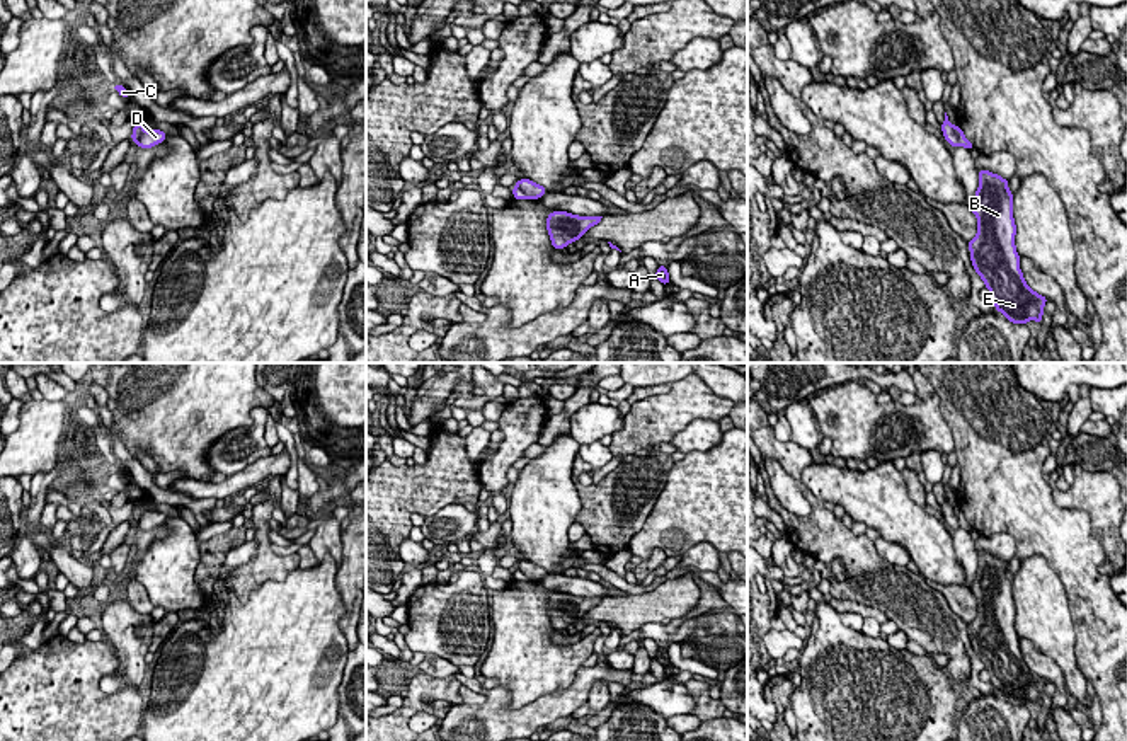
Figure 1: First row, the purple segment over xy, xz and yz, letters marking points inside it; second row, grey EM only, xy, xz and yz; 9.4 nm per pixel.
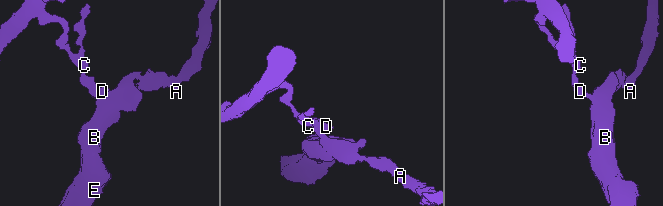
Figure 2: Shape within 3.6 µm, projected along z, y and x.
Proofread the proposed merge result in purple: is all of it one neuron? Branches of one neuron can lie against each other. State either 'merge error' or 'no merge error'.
merge error

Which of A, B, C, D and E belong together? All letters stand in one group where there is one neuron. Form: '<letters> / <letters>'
A B E / C D

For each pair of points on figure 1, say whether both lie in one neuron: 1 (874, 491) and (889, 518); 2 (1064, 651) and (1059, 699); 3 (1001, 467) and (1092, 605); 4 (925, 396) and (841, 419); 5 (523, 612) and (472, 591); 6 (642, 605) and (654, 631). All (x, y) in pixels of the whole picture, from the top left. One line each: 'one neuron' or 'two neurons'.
1: one neuron
2: two neurons
3: one neuron
4: one neuron
5: two neurons
6: two neurons

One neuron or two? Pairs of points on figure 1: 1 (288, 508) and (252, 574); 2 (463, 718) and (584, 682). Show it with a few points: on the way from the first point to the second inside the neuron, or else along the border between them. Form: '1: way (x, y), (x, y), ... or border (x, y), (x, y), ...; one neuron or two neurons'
1: border (280, 476), (281, 496); two neurons
2: way (494, 721), (525, 721), (554, 706); one neuron

